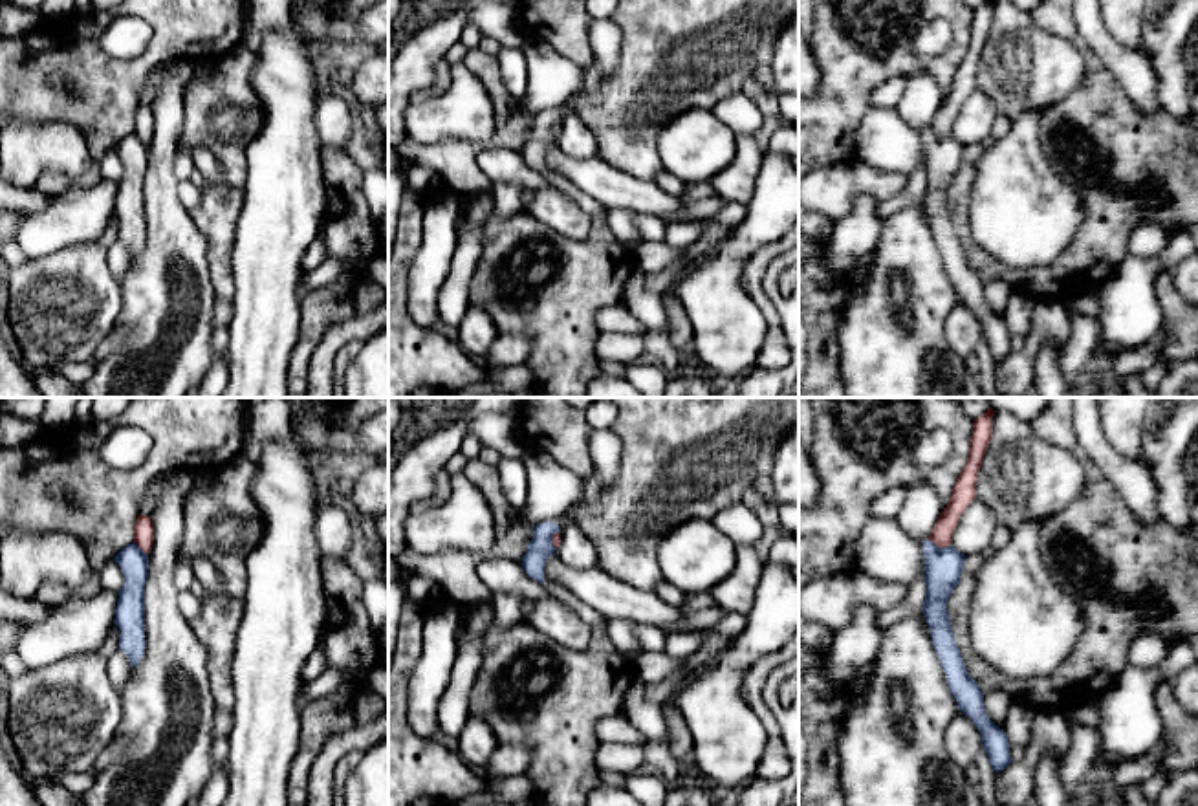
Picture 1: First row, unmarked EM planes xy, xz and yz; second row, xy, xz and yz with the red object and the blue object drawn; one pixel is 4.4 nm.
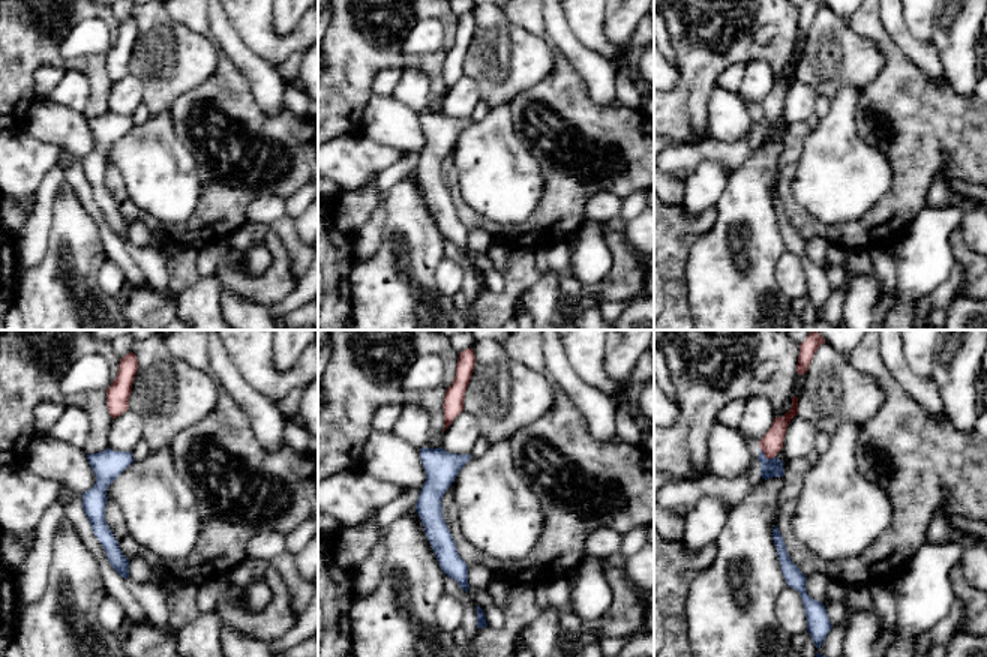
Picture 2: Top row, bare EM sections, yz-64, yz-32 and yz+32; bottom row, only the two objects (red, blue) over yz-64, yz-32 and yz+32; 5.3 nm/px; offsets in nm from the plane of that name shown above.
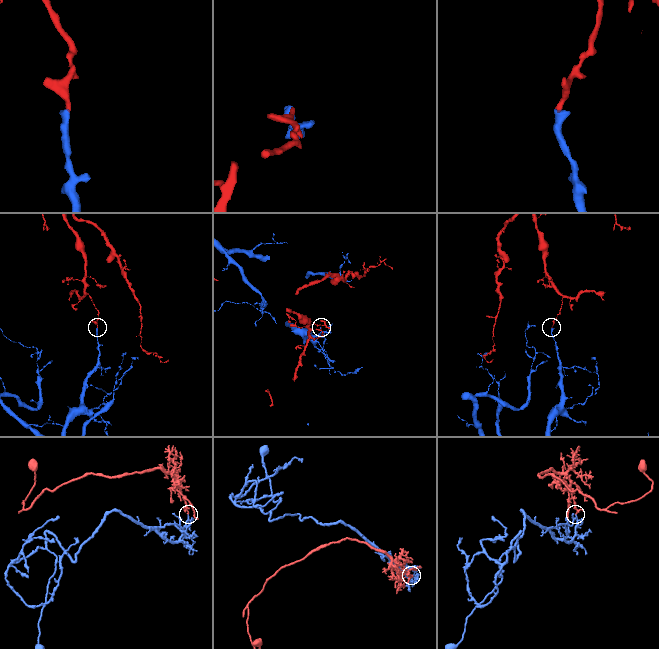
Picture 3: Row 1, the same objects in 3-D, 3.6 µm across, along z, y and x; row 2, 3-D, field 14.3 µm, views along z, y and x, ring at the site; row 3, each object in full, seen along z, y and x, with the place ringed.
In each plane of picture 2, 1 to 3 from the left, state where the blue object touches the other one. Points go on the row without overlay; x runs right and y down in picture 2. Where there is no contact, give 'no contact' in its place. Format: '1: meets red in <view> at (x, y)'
1: no contact
2: no contact
3: meets red in yz+32 at (767, 120)

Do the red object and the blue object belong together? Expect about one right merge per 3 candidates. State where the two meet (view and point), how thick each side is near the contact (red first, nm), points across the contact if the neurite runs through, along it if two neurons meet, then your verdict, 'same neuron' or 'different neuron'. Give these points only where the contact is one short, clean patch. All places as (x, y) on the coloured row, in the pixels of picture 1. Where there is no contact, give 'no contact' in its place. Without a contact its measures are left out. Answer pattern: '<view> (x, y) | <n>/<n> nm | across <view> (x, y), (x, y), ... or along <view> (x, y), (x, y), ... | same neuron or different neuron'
yz (940, 546) | 100/170 nm | along yz (929, 539), (938, 546), (949, 546) | different neuron

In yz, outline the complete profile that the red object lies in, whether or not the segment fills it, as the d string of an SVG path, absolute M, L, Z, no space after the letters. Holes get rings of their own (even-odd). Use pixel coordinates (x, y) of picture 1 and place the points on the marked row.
M989 408L975 419L967 463L956 480L947 507L942 511L929 537L929 540L932 540L938 548L947 548L953 544L953 535L960 522L960 517L976 498L978 471L993 438L995 412L997 410Z

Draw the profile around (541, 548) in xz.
M555 522L537 524L528 551L522 557L526 573L540 584L544 584L546 561L557 551L553 546L553 535L559 531L561 528Z

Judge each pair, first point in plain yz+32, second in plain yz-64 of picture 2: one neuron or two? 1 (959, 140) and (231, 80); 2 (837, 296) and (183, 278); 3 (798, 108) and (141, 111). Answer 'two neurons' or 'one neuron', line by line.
1: one neuron
2: one neuron
3: two neurons

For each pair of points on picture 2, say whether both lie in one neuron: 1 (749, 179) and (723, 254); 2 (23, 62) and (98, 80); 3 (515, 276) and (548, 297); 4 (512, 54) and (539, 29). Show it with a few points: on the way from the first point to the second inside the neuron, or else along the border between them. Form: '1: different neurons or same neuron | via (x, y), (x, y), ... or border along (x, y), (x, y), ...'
1: same neuron | via (747, 197), (746, 204), (726, 224), (725, 236)
2: same neuron | via (42, 59), (80, 63)
3: different neurons | border along (540, 275), (516, 299)
4: different neurons | border along (506, 15), (515, 24), (543, 38), (554, 63)

